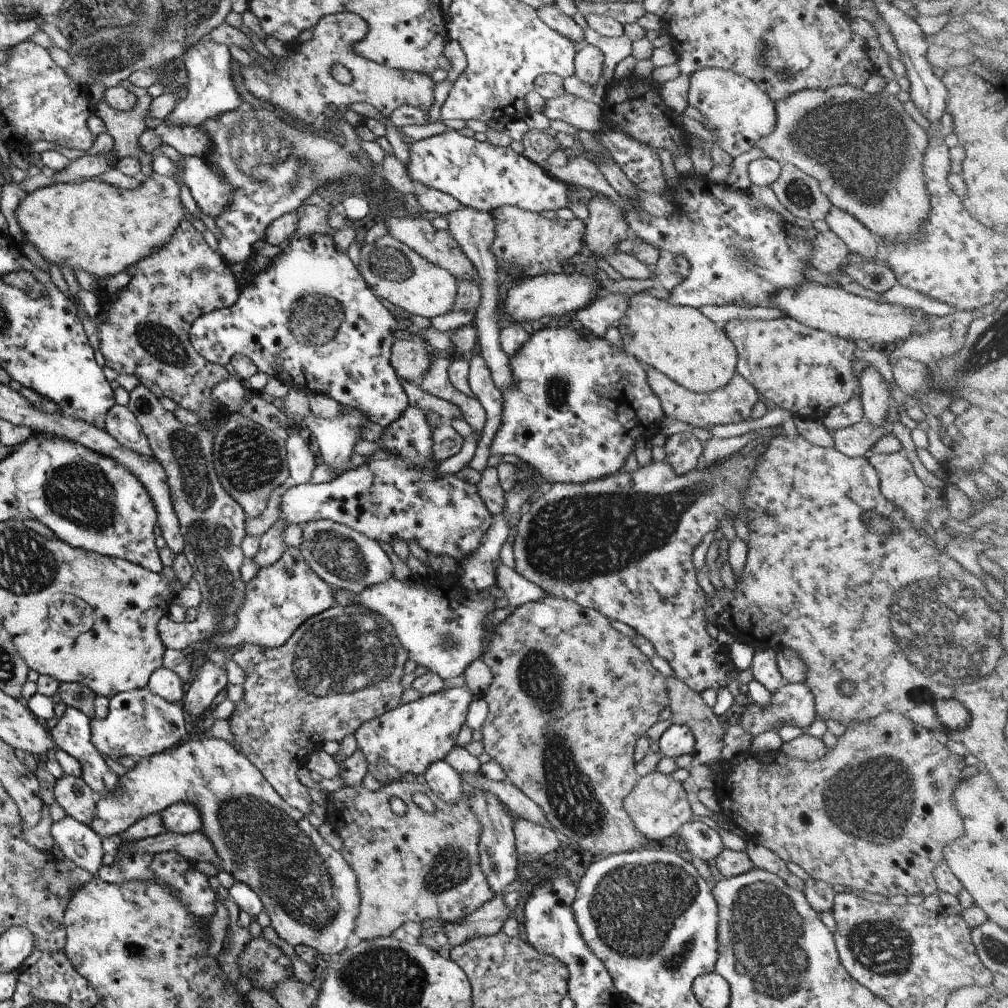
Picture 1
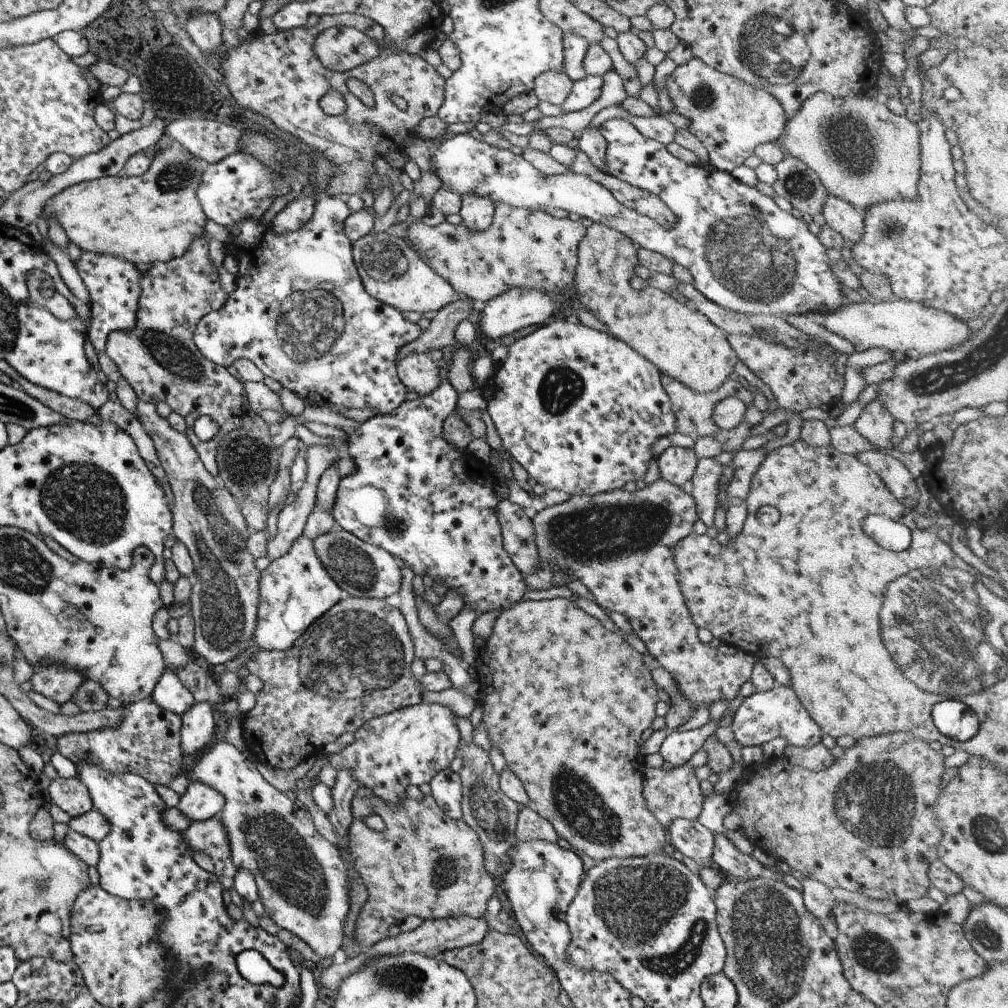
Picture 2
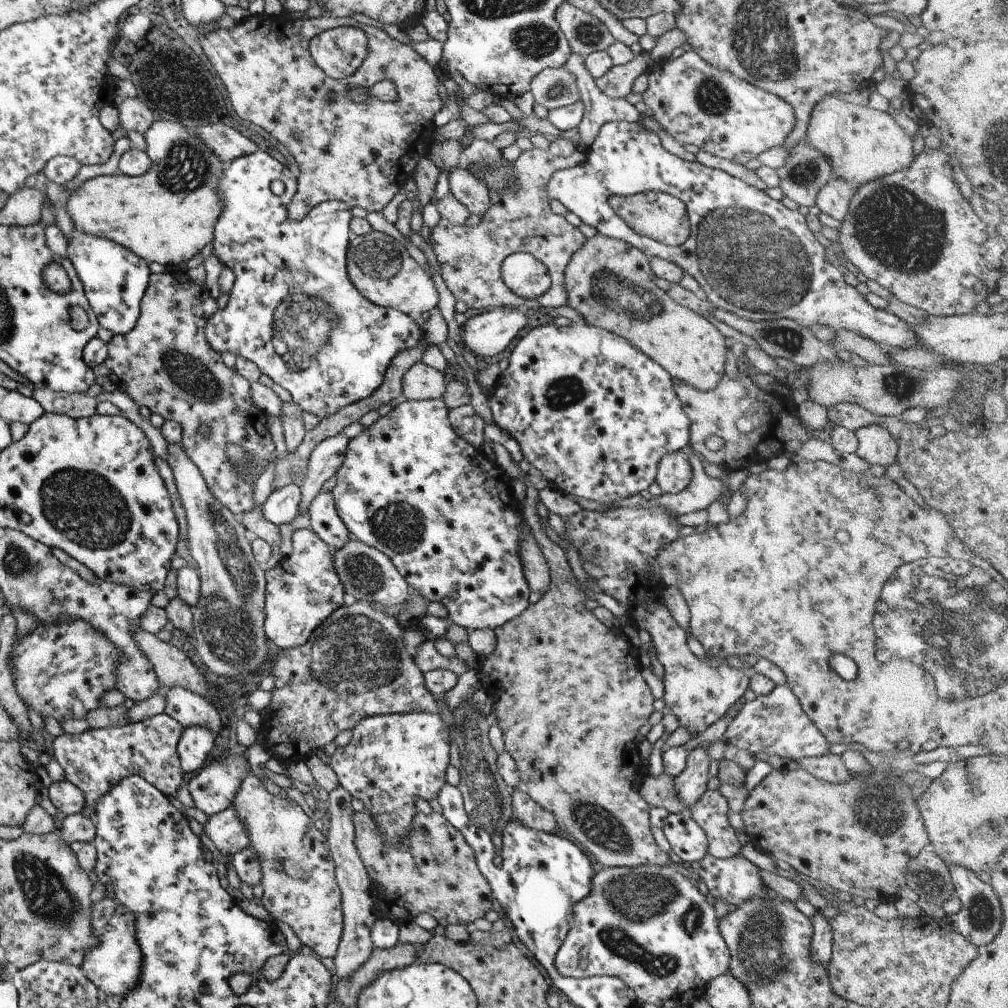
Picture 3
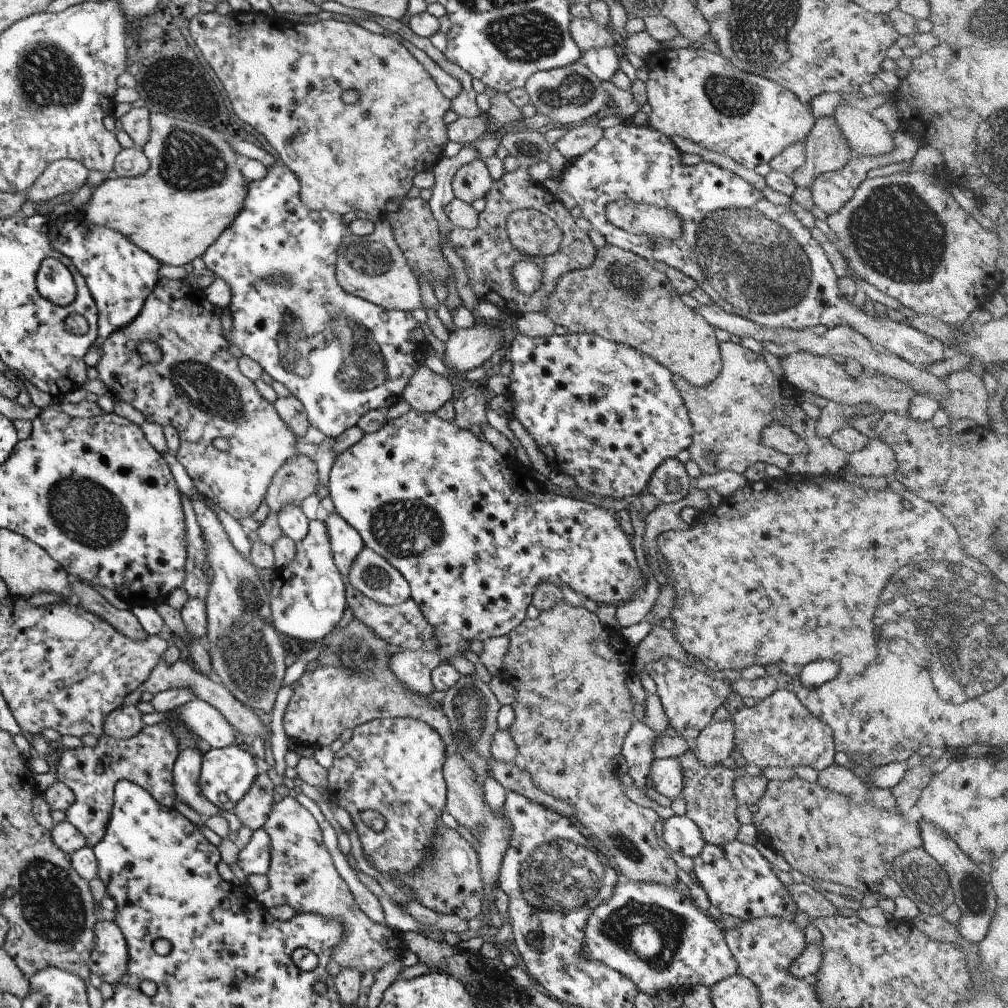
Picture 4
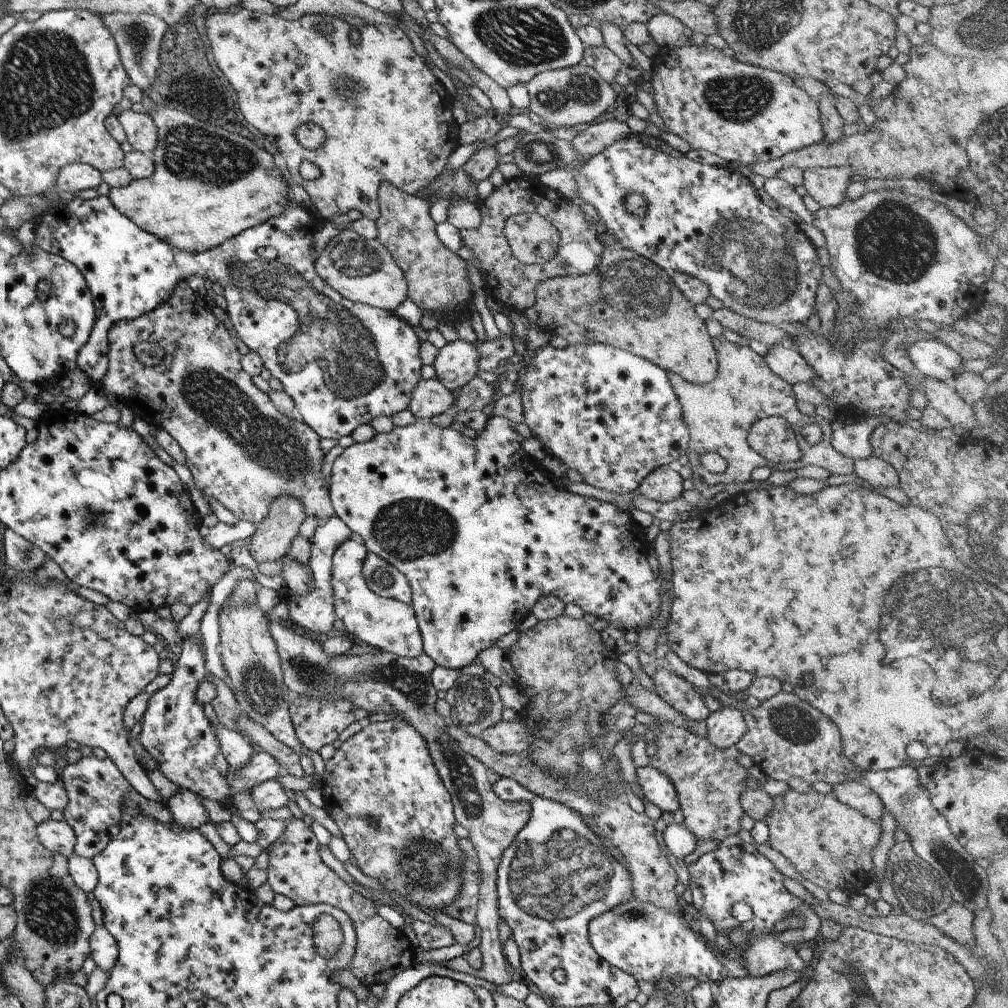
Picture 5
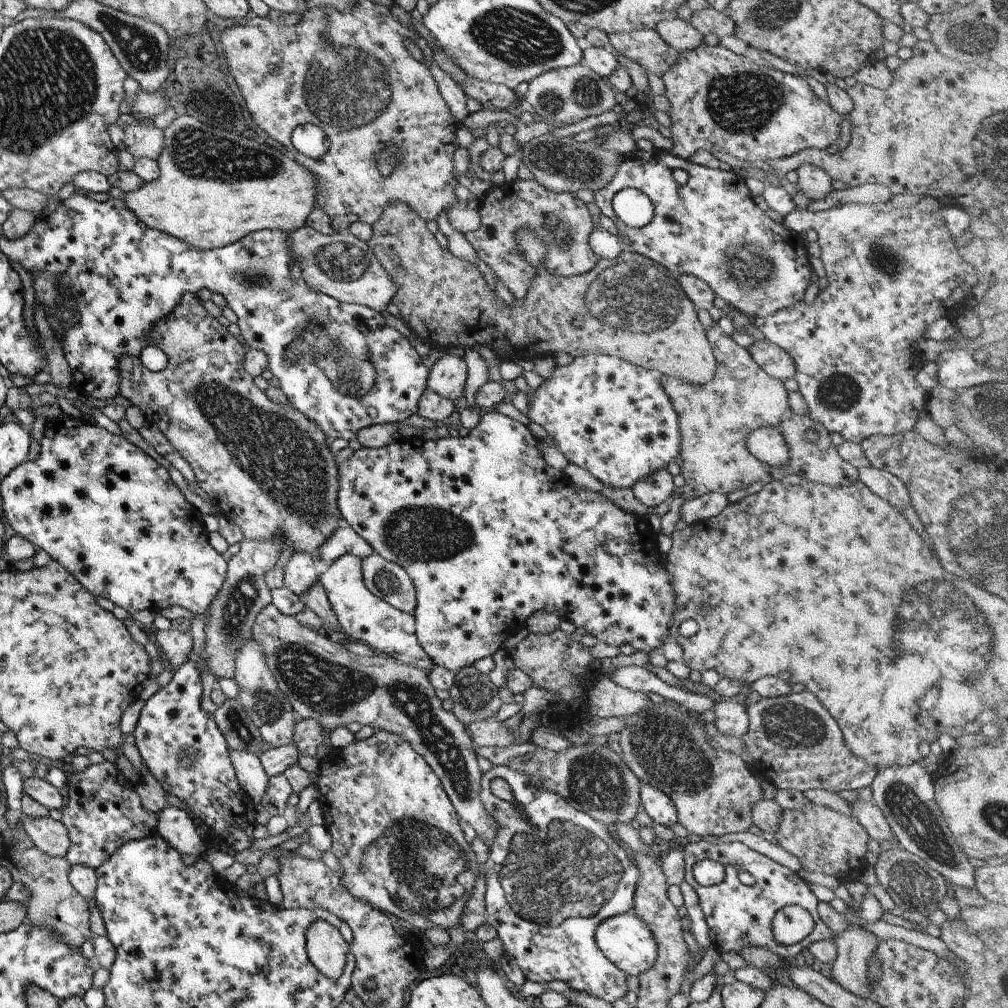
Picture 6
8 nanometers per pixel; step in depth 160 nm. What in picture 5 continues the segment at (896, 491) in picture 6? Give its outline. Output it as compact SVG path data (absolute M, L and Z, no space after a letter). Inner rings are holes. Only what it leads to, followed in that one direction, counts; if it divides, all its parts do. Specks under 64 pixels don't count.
M869 456L866 459L855 459L852 463L856 476L873 489L899 487L898 473L882 458Z

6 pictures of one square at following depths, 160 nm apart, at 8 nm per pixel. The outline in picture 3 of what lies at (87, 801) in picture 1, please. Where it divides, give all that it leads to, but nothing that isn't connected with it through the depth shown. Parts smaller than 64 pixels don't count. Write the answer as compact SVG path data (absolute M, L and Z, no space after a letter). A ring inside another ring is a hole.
M65 779L52 782L44 792L43 801L51 810L66 816L79 813L84 805L83 793Z

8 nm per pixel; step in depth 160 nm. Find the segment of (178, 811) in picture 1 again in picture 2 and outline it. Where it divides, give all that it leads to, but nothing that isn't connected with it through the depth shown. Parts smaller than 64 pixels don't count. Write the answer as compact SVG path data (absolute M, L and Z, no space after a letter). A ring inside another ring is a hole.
M189 781L186 791L178 797L175 807L193 822L217 816L223 803L222 794L214 788L199 781Z

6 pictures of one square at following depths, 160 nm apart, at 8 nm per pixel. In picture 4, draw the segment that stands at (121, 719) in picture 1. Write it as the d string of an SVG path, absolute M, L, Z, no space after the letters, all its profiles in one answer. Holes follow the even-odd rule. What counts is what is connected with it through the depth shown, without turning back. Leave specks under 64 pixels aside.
M166 722L156 725L143 726L134 736L128 739L116 739L107 735L101 735L95 747L78 747L75 749L65 749L57 762L56 780L61 781L71 789L74 794L71 806L64 810L65 820L77 829L85 839L85 844L90 849L95 846L105 834L105 827L110 819L112 809L112 792L114 784L121 779L135 783L145 790L155 802L167 808L173 808L174 792L171 784L172 766L178 755L178 745L176 738L170 733Z

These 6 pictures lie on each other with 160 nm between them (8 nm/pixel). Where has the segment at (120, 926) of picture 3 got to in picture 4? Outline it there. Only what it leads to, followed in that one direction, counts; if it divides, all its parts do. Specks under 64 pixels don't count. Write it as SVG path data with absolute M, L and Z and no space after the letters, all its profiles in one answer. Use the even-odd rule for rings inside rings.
M113 921L94 924L88 969L102 981L116 983L126 969L127 949L122 932Z

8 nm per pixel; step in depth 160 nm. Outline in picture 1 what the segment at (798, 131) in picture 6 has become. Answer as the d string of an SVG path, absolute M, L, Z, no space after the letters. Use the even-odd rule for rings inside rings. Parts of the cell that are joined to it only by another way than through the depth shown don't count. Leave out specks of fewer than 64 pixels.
M701 68L689 77L688 104L701 114L701 125L715 136L715 144L737 157L754 147L753 142L773 132L775 112L771 101L745 75L719 68Z

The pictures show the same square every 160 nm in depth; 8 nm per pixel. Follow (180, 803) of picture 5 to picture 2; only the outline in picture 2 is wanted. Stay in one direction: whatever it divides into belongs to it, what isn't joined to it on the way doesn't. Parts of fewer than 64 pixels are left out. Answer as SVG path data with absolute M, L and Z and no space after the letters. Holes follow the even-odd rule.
M193 703L188 711L185 711L180 724L180 750L183 755L199 752L213 736L213 718L211 717L212 707L208 703Z

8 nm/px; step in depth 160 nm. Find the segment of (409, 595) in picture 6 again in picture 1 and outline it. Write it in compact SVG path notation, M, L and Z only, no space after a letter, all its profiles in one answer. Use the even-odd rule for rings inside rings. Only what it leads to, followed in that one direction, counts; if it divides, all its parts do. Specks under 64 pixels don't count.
M329 519L309 521L302 525L302 543L298 546L307 566L323 582L350 593L384 583L392 577L393 566L377 541Z

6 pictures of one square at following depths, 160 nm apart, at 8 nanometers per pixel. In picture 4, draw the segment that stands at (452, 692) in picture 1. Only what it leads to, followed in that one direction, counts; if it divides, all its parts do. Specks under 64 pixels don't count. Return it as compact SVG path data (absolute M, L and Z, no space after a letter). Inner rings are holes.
M410 716L373 719L354 726L351 738L334 752L324 795L348 812L362 856L379 873L409 873L430 854L427 846L446 805L441 770L446 754L437 731ZM365 808L377 810L385 818L383 832L375 833L361 823L358 813Z

